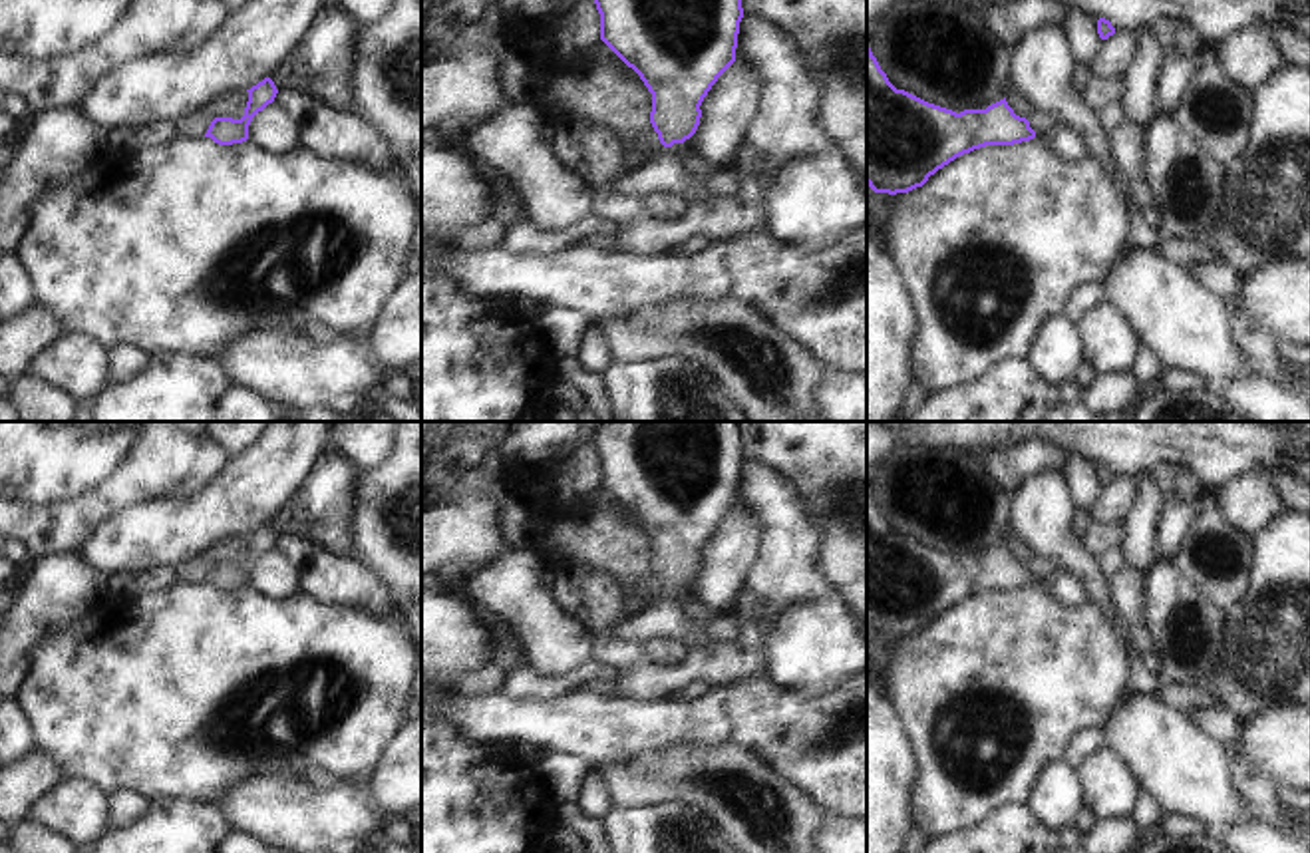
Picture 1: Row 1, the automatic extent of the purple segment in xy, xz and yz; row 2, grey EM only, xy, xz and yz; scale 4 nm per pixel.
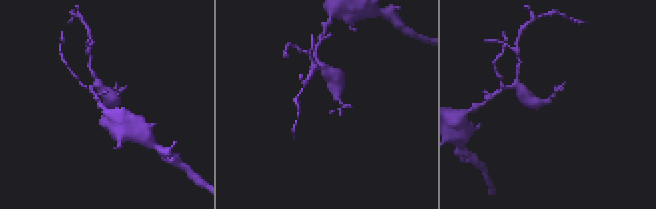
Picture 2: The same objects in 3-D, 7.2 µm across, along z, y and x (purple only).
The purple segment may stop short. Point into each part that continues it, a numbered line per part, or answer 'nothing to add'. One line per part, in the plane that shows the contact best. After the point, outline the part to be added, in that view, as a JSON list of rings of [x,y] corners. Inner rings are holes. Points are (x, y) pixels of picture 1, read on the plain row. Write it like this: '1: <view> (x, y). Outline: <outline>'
1: xz (662, 619). Outline: [[[658,585],[658,597],[644,610],[614,624],[610,628],[610,638],[622,642],[670,638],[678,640],[688,650],[706,648],[710,638],[682,612],[682,598],[682,589],[664,593]]]

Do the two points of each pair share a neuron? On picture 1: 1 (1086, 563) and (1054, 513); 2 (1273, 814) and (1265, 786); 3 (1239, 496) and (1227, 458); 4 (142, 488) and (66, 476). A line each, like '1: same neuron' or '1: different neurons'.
1: same neuron
2: same neuron
3: different neurons
4: same neuron

